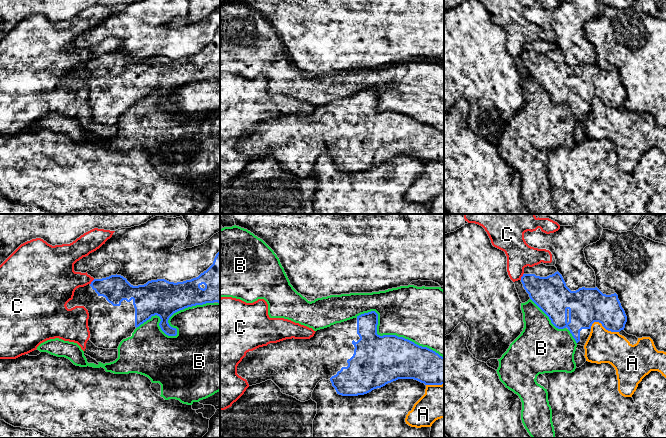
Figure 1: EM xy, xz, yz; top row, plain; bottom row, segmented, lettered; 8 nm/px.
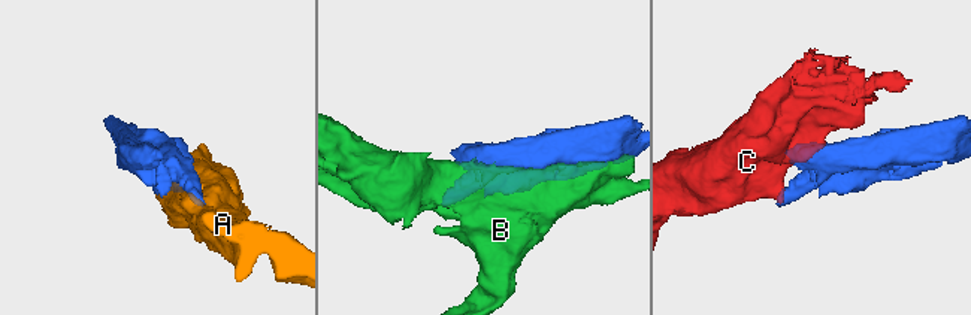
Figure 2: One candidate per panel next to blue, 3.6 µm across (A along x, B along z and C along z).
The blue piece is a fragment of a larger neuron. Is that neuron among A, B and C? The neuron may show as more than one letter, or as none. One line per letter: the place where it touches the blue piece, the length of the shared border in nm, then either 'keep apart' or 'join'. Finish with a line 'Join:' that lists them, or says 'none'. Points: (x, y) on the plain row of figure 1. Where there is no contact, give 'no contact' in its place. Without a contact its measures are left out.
A: contact yz (604, 103); length 240 nm; keep apart
B: contact xy (175, 104); length 650 nm; keep apart
C: contact yz (522, 52); length 60 nm; keep apart
Join: none

